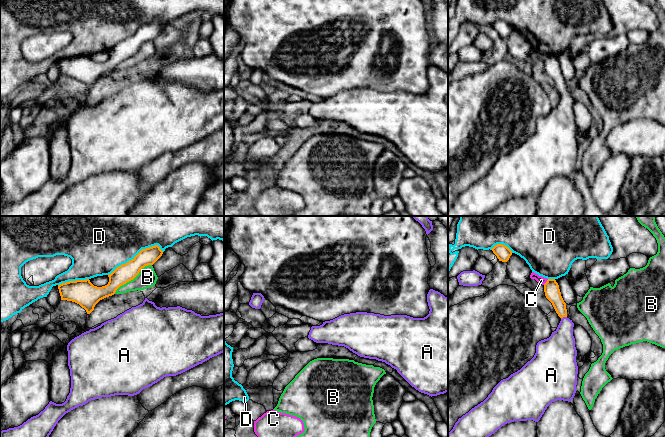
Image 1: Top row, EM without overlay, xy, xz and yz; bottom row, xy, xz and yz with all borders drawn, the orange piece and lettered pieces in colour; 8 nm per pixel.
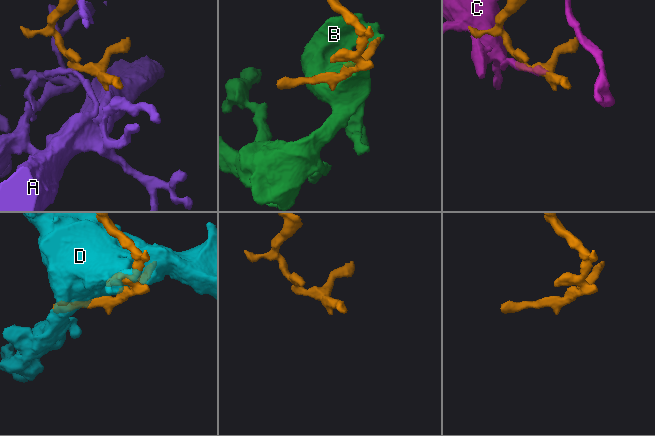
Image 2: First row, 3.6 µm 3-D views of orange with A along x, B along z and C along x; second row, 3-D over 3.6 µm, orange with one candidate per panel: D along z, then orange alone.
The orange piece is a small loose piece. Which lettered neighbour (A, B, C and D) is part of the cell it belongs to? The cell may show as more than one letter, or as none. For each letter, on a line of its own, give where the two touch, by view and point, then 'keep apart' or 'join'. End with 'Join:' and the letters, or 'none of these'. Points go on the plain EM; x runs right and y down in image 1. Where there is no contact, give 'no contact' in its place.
A: meets orange in yz at (563, 92); join
B: meets orange in xy at (132, 55); keep apart
C: meets orange in yz at (546, 58); keep apart
D: meets orange in xy at (136, 31); keep apart
Join: A

